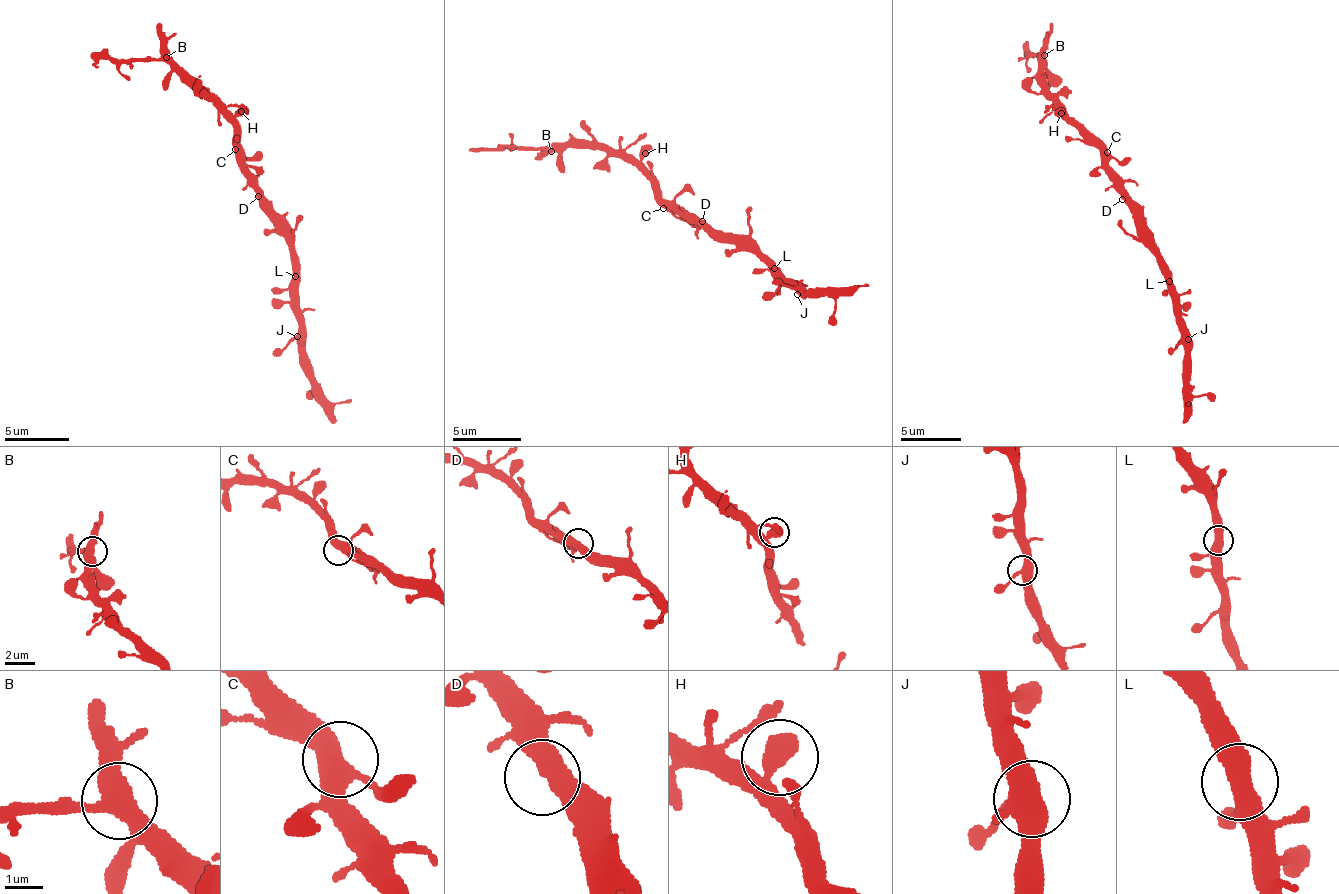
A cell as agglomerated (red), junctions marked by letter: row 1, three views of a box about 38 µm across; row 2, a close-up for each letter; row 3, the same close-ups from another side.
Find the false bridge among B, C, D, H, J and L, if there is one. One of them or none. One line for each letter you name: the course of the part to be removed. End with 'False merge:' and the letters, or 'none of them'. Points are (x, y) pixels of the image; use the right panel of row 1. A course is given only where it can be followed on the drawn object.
False merge: none of them

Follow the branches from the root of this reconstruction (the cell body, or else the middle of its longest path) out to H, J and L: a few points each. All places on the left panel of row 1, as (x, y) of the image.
H: (264, 189), (246, 165), (246, 152), (238, 144), (242, 129), (235, 120), (241, 111)
J: (264, 189), (266, 209), (291, 254), (299, 324), (297, 336)
L: (264, 189), (264, 202), (274, 227), (286, 242), (295, 276)

